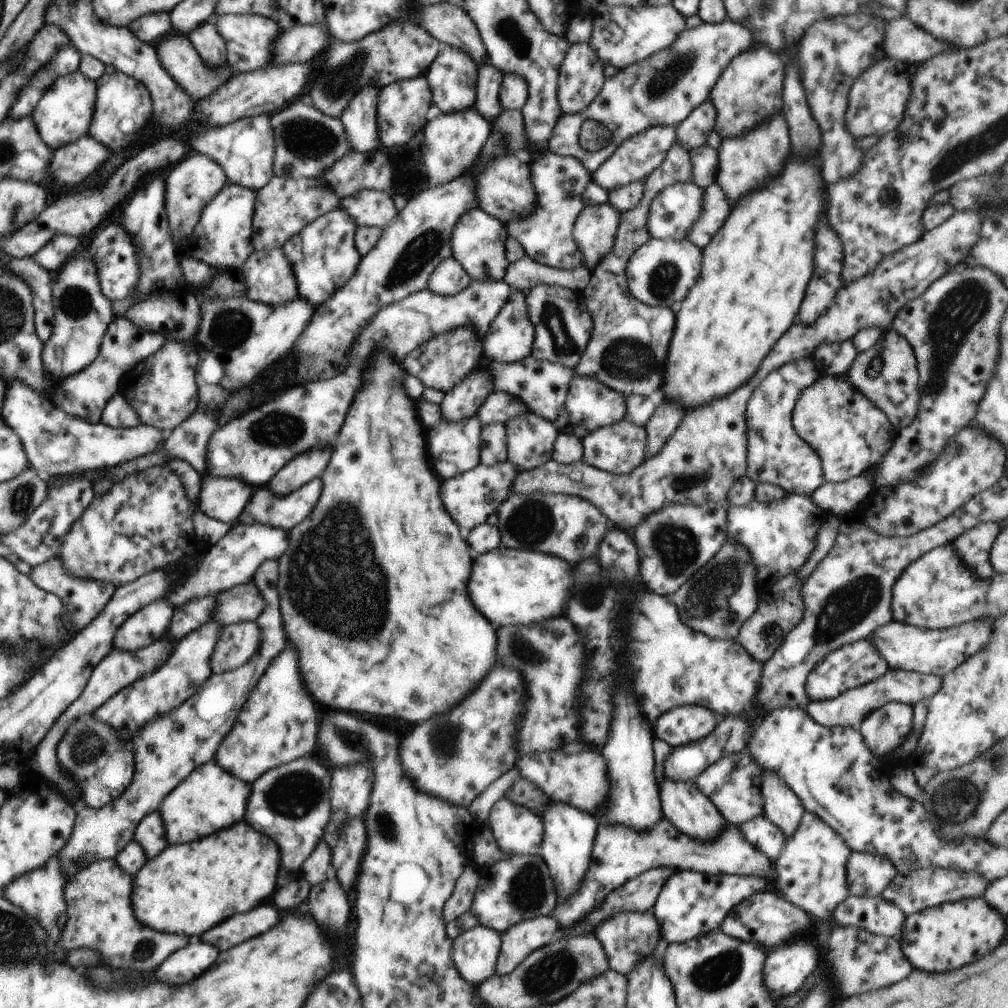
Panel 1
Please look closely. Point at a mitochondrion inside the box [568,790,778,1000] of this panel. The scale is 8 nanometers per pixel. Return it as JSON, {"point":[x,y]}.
{"point":[716,973]}

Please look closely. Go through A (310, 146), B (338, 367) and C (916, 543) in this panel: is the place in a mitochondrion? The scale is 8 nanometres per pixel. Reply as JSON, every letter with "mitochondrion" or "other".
{"A":"mitochondrion","B":"other","C":"other"}

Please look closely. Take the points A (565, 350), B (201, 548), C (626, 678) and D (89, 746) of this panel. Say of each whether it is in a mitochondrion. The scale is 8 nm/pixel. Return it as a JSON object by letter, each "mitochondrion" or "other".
{"A":"mitochondrion","B":"other","C":"other","D":"mitochondrion"}

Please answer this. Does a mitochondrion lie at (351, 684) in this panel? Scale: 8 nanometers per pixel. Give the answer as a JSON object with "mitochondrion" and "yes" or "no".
{"mitochondrion":"no"}

